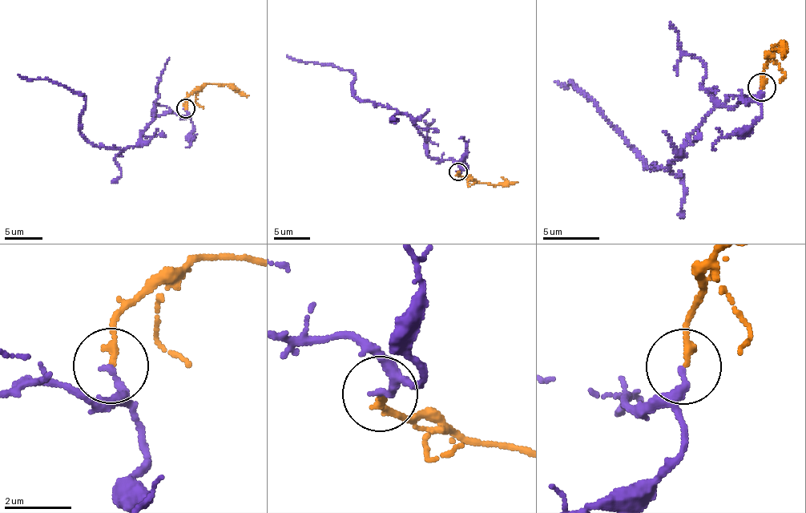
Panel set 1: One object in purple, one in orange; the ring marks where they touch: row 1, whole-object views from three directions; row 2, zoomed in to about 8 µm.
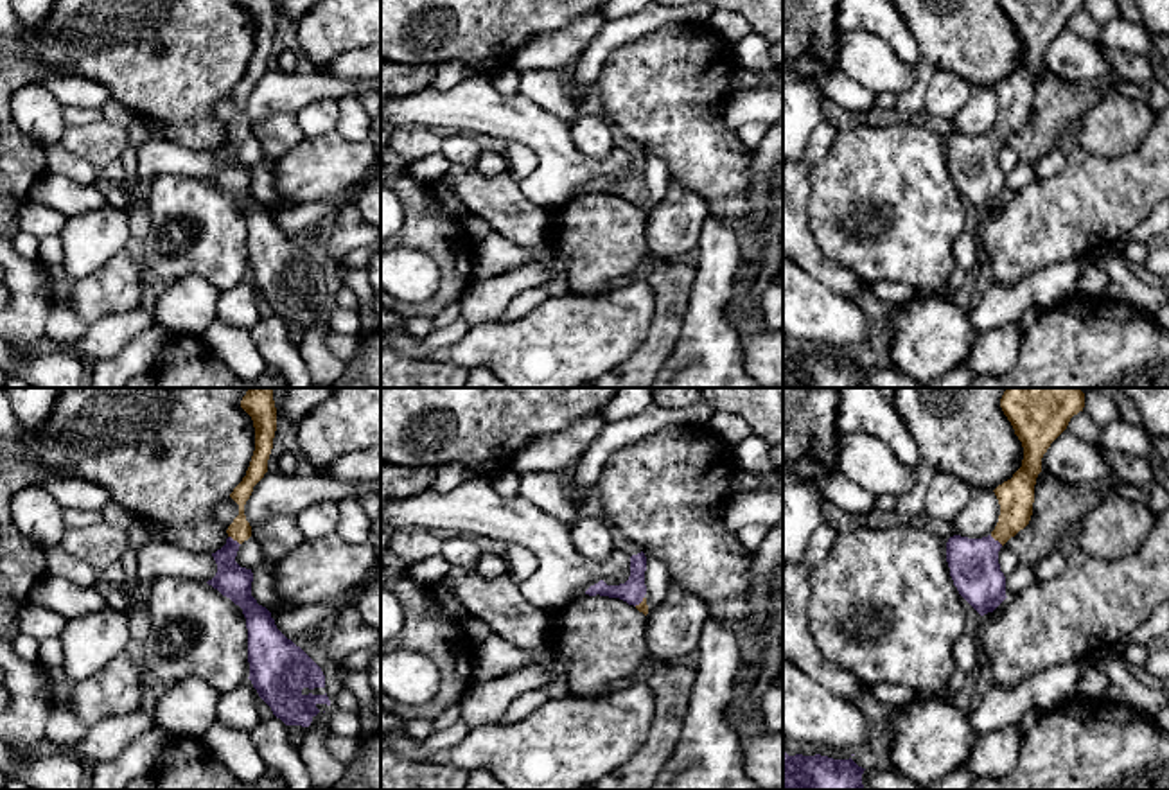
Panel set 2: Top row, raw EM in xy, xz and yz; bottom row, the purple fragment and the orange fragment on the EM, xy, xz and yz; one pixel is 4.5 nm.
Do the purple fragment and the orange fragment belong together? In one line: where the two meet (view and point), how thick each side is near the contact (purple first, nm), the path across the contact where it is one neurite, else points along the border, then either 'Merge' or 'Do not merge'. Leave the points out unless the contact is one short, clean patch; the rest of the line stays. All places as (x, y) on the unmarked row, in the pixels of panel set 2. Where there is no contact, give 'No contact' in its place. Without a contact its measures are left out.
Touches purple at xy (232, 137). Thickness 150 nm (purple) against 100 nm. Path across: xy (232, 178), (228, 171), (232, 137), (239, 128). Merge

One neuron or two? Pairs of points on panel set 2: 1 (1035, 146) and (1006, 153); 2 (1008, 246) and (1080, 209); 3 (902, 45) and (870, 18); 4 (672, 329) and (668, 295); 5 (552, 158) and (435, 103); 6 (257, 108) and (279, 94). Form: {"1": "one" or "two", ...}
{"1": "two", "2": "one", "3": "one", "4": "one", "5": "one", "6": "one"}

